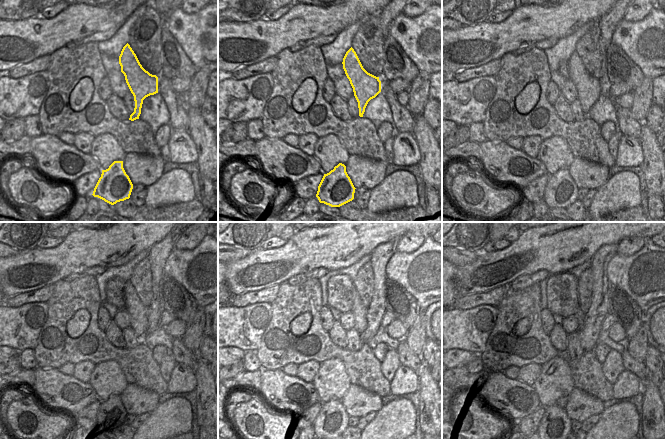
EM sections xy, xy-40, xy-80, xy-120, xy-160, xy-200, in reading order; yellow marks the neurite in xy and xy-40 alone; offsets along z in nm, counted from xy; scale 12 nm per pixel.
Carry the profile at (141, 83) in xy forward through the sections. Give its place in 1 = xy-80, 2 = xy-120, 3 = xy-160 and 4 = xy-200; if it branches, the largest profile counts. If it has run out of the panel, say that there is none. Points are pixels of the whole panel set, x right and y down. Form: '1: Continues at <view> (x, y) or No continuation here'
1: Continues at xy-80 (588, 88)
2: Continues at xy-120 (137, 311)
3: Continues at xy-160 (359, 311)
4: Continues at xy-200 (580, 315).

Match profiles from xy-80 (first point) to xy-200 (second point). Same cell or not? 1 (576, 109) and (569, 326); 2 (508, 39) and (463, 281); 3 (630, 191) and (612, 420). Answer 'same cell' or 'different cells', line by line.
1: different cells
2: same cell
3: same cell

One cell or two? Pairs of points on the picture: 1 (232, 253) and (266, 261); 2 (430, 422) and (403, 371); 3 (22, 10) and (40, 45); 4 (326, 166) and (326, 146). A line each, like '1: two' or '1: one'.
1: two
2: two
3: two
4: one

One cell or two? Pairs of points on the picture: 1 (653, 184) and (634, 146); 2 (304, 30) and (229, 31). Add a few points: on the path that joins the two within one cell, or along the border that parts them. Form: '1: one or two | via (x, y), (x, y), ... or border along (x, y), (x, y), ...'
1: two | border along (639, 140), (642, 146), (642, 164)
2: one | via (285, 32), (278, 35), (248, 35)

